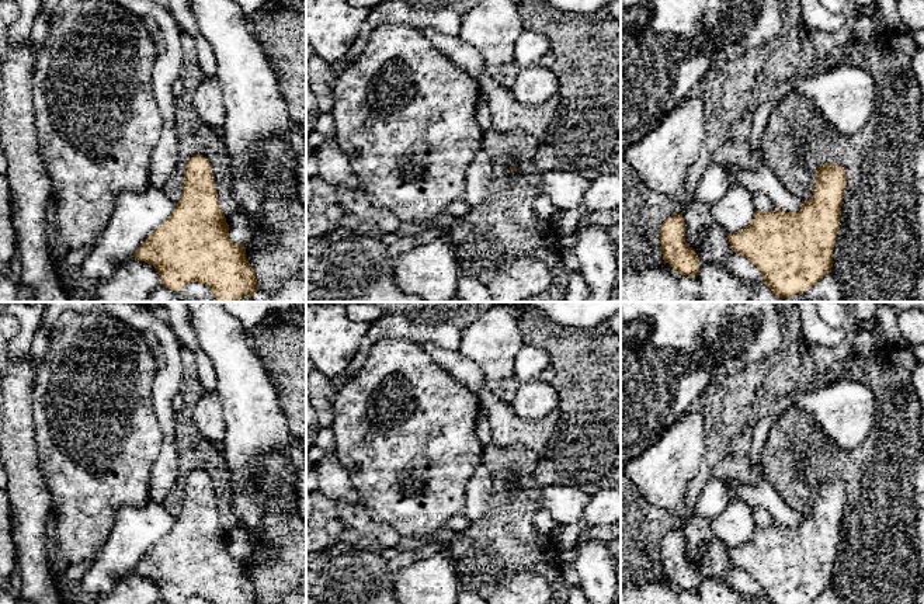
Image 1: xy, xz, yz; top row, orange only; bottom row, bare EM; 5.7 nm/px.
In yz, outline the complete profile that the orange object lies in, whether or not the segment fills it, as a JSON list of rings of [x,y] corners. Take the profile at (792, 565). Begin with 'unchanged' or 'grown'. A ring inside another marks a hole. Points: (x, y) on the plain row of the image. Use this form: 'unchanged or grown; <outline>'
unchanged; [[[829,478],[820,479],[814,490],[813,511],[802,516],[798,527],[778,523],[767,528],[755,525],[753,537],[746,544],[727,548],[732,565],[757,582],[770,604],[810,604],[831,586],[847,487],[841,480]]]

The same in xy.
unchanged; [[[194,469],[187,476],[181,513],[173,530],[140,559],[135,573],[153,580],[161,600],[169,604],[183,604],[191,597],[205,598],[209,604],[258,604],[244,559],[229,553],[229,539],[218,518],[212,479],[202,469]]]

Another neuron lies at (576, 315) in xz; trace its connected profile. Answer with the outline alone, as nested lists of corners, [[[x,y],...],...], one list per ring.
[[[510,302],[521,313],[536,309],[552,322],[577,330],[588,330],[621,315],[621,302]]]

